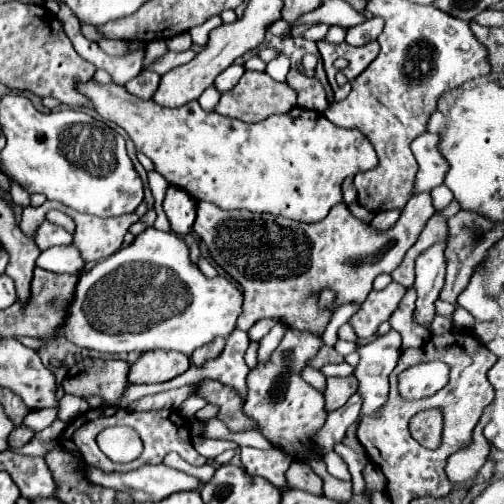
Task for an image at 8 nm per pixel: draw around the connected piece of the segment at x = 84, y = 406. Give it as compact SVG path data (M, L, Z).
M65 394L59 401L59 414L57 419L64 423L70 423L76 416L89 410L89 405L85 399L72 394Z

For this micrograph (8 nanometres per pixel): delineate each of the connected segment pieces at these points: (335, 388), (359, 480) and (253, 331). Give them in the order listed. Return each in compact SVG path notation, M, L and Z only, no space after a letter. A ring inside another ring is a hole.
M349 376L349 378L327 378L327 388L323 392L325 410L327 412L339 410L355 390L357 390L357 380L353 376Z
M342 442L335 444L334 451L337 452L348 465L354 492L363 496L366 484L362 470L369 462L367 455L354 451Z
M259 320L257 324L253 324L253 326L249 328L249 340L251 340L251 342L259 342L259 340L275 326L275 322L277 322L277 320Z

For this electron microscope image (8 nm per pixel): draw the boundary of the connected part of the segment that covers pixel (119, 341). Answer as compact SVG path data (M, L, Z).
M147 228L137 234L135 240L109 256L105 262L97 262L89 270L79 274L73 302L67 310L65 322L59 326L57 336L63 336L77 348L97 350L105 354L127 354L127 352L151 352L151 350L173 350L191 356L195 348L211 342L215 336L227 338L235 330L237 316L241 314L243 294L227 278L205 278L201 270L189 260L189 248L183 240Z

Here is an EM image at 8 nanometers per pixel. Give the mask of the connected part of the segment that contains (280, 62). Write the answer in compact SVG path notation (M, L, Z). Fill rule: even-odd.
M277 56L275 60L271 60L271 64L267 64L267 74L277 82L285 82L287 72L289 72L289 58L287 56Z

